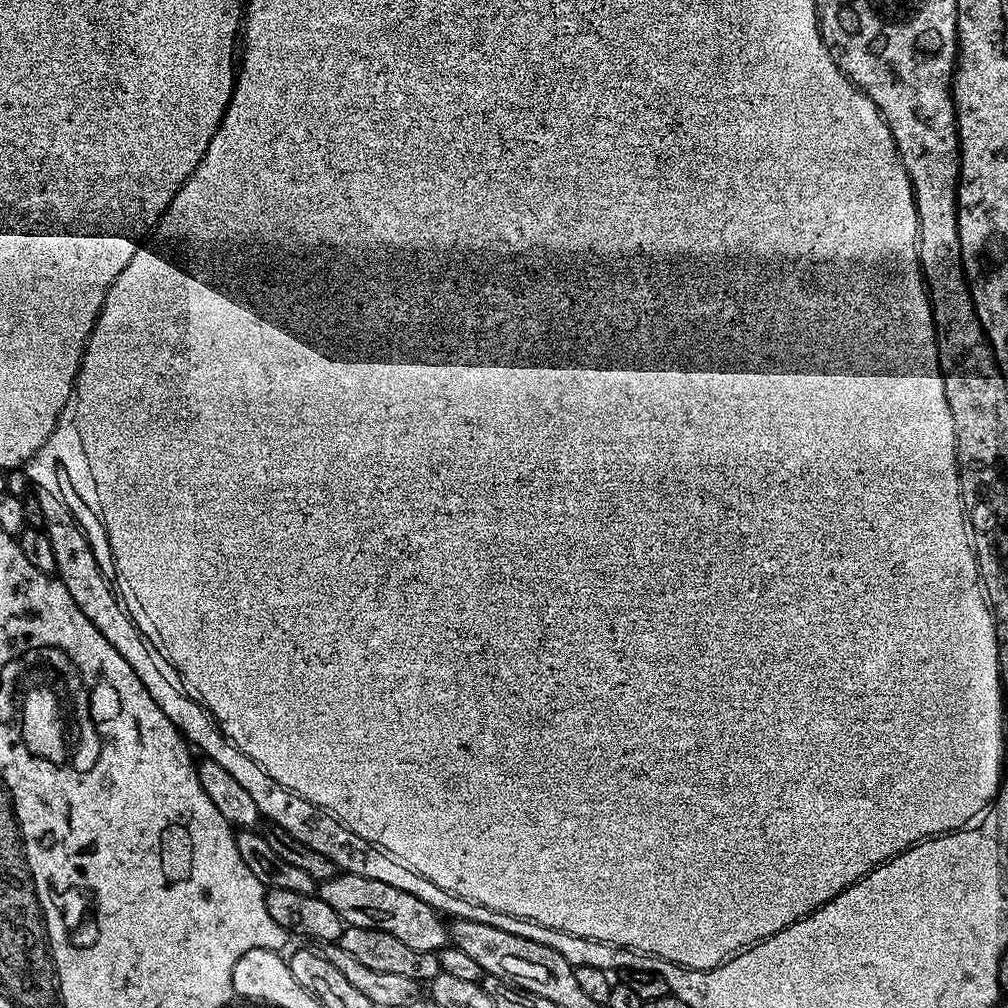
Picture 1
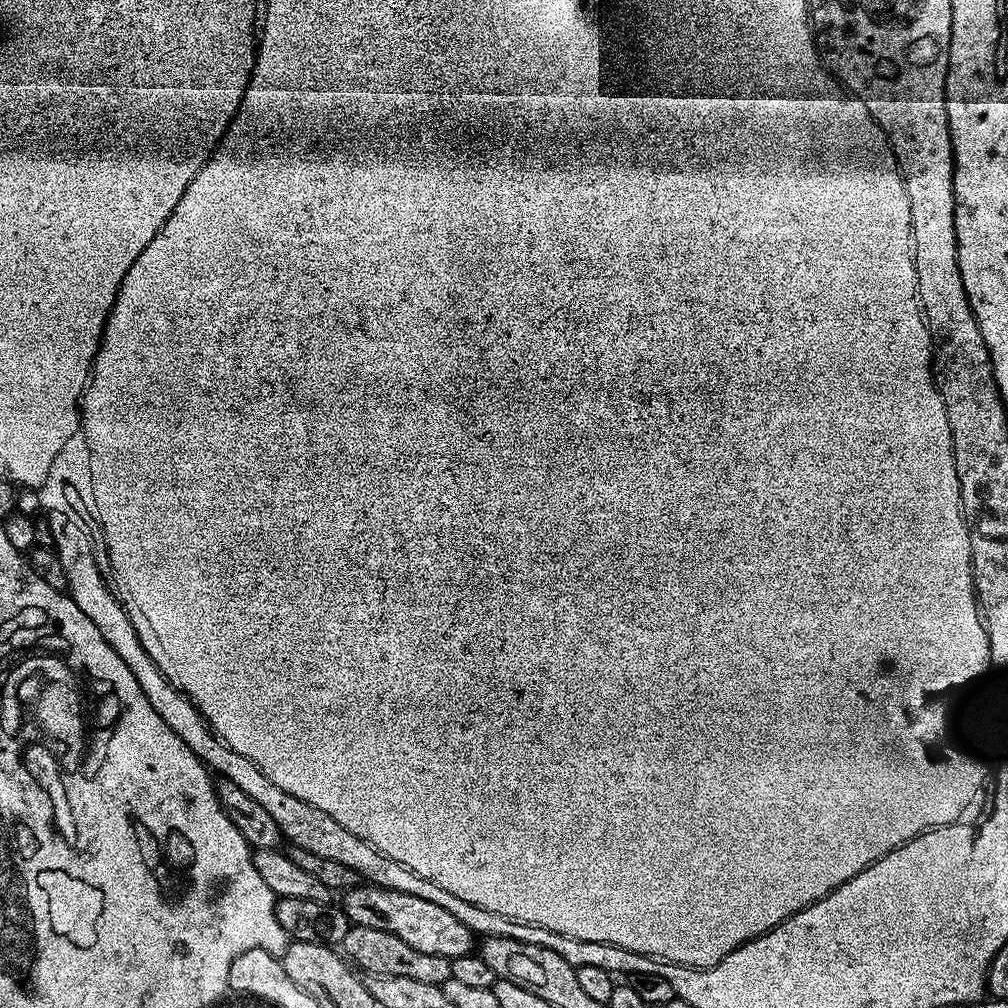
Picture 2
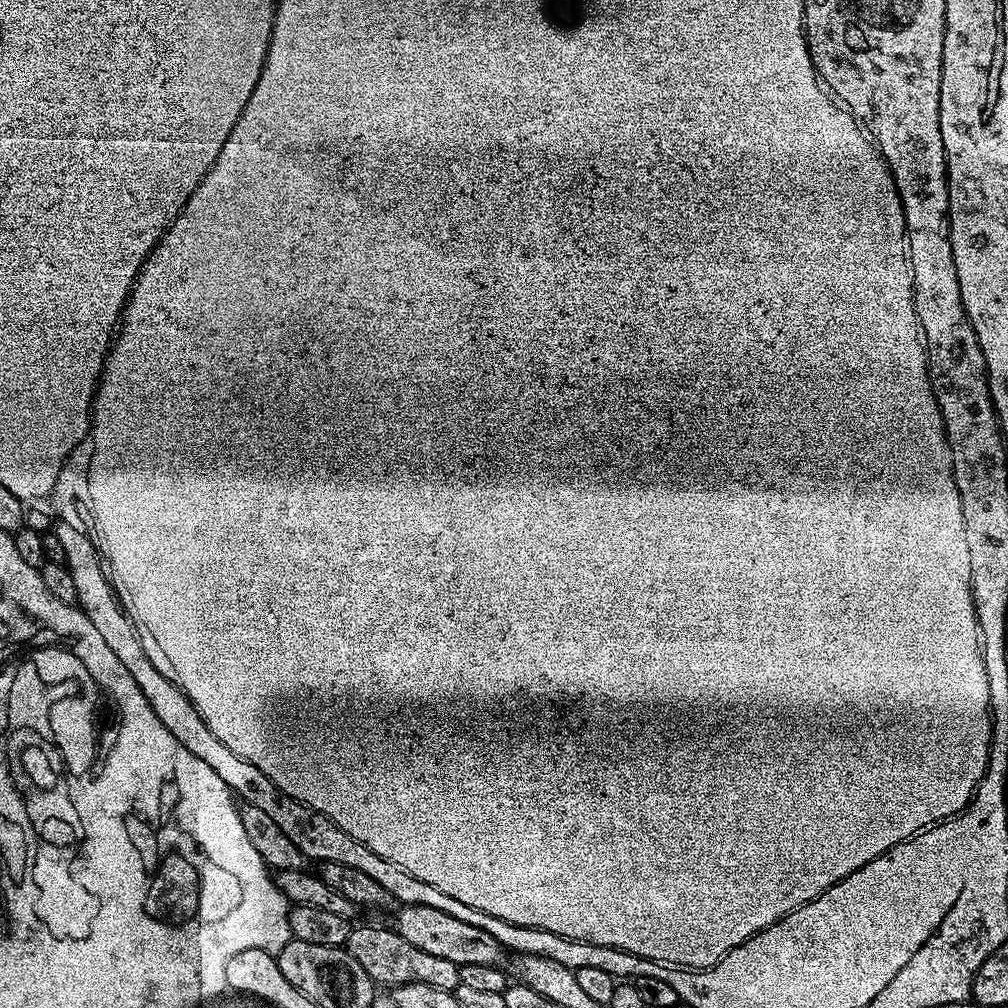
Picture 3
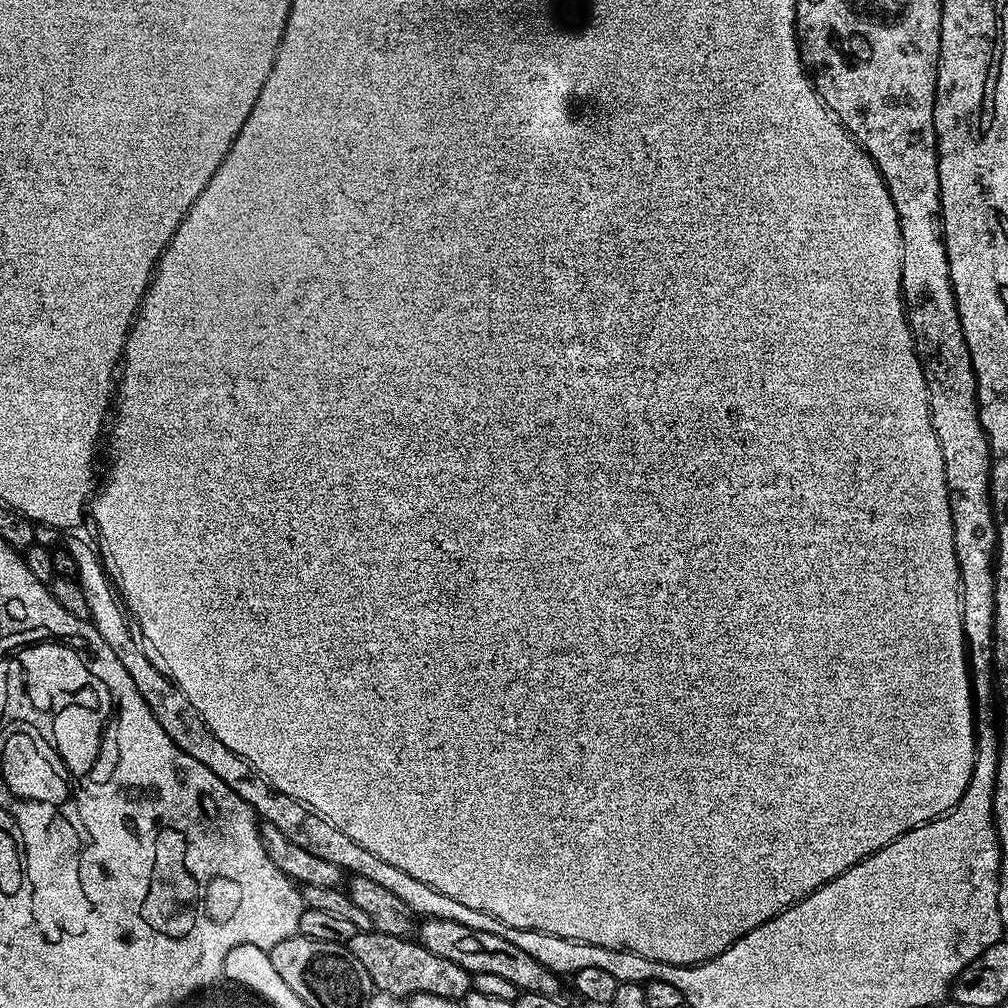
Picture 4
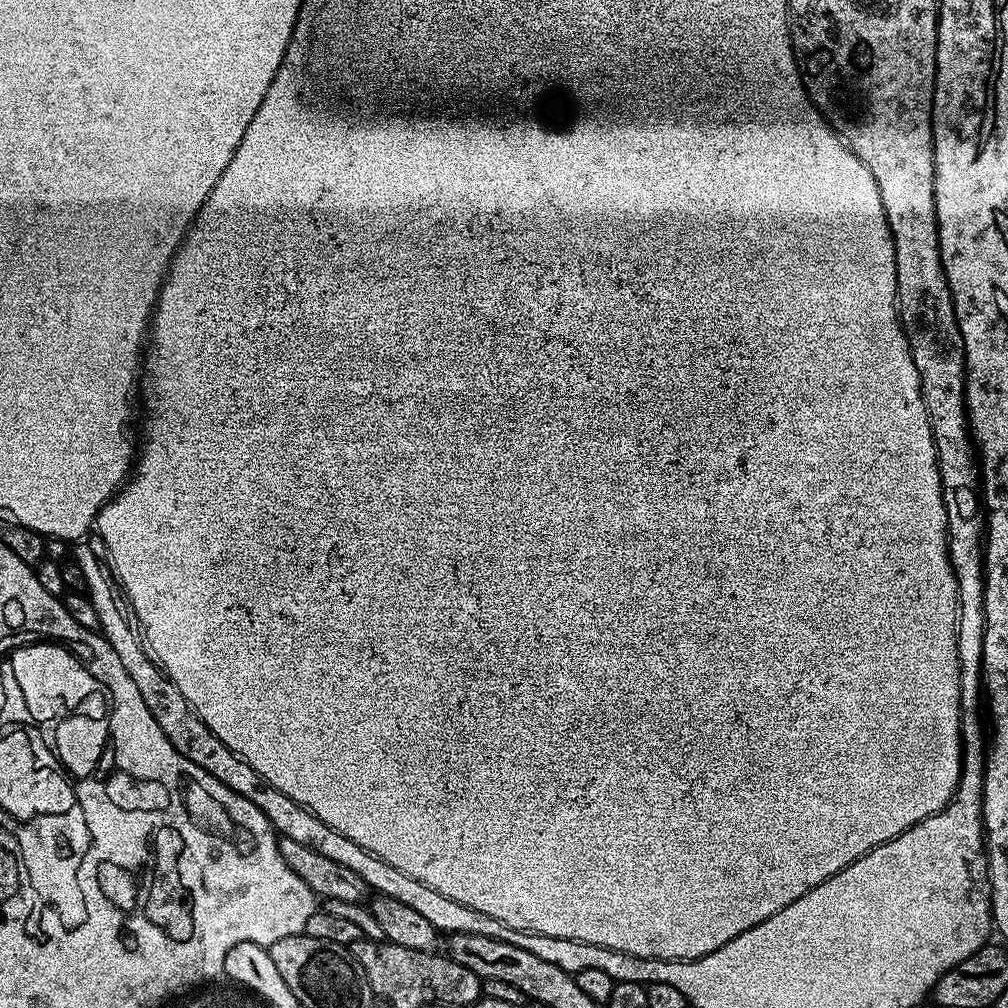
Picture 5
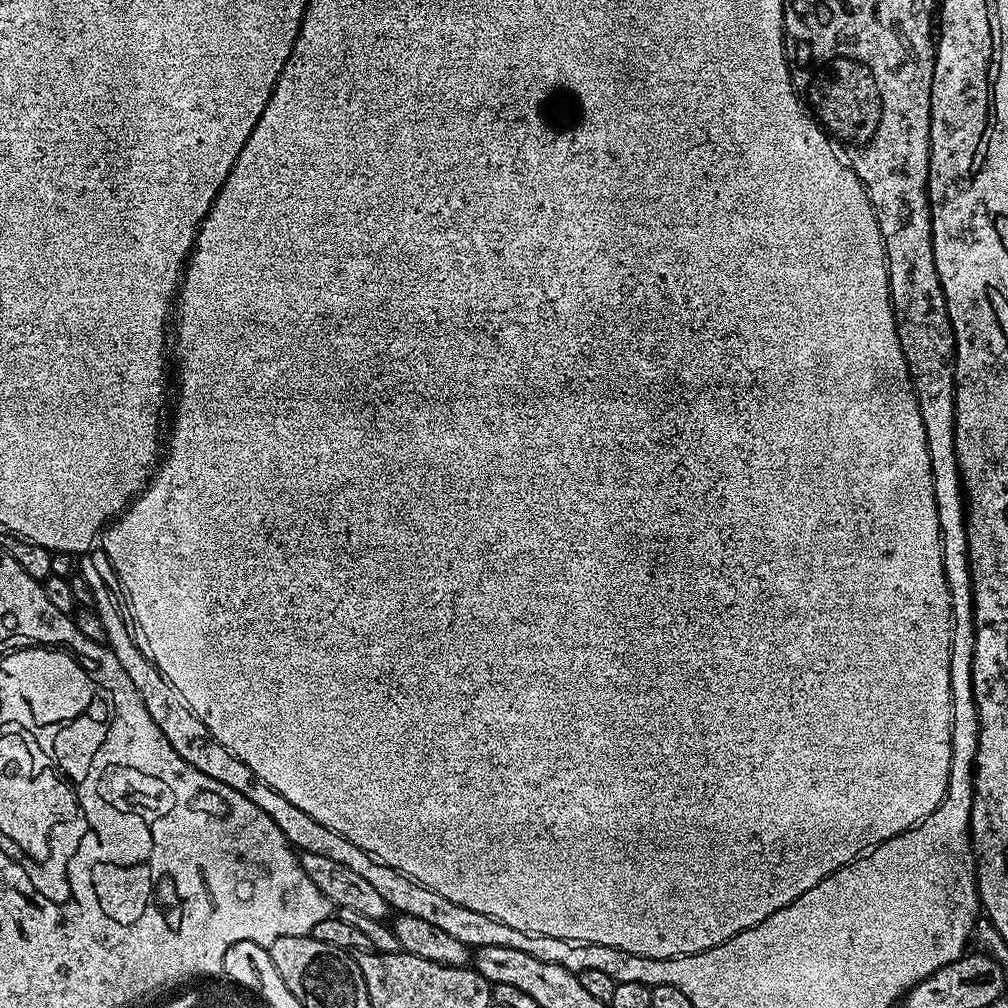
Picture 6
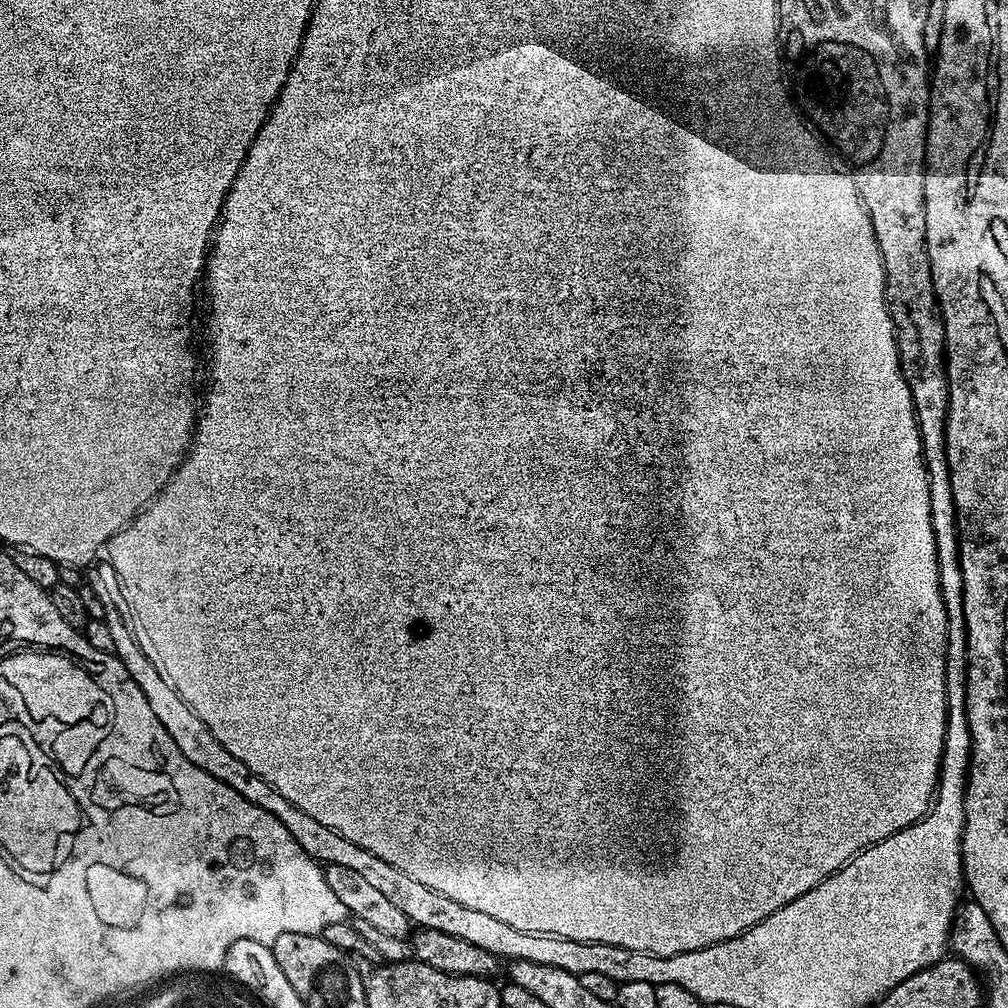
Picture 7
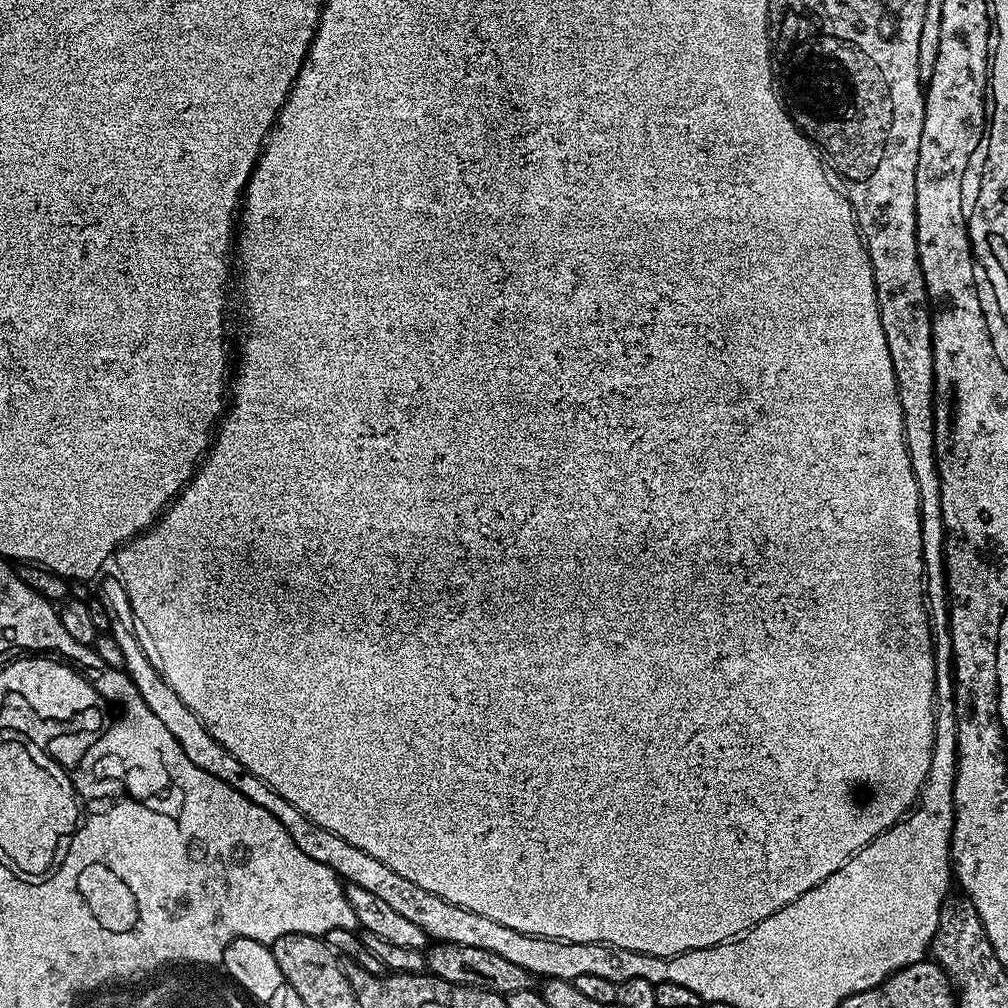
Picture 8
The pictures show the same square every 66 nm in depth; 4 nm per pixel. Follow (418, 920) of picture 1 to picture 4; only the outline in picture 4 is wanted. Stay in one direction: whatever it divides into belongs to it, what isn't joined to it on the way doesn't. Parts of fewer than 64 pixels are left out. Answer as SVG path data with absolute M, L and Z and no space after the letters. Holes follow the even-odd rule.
M428 918L419 925L418 940L426 950L430 950L430 954L438 954L438 958L446 958L449 962L458 962L458 966L470 974L498 974L512 982L520 992L537 992L554 997L561 995L561 977L557 973L530 958L526 950L506 942L506 938L498 938L498 934L486 934L486 930L474 930L474 926L462 926L462 922L446 918Z

